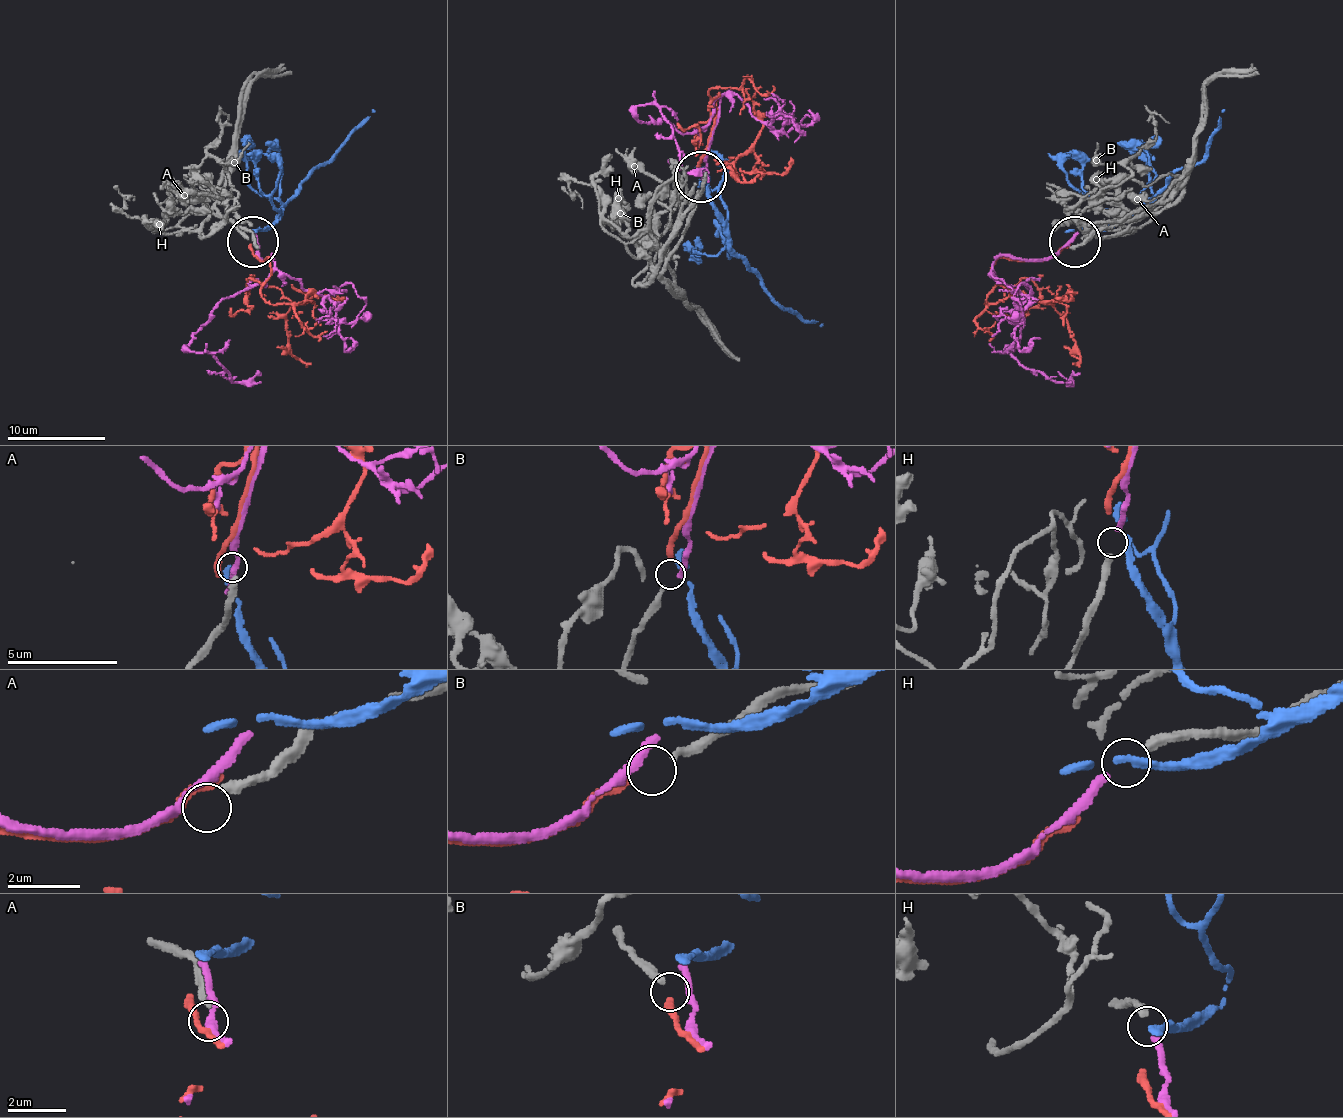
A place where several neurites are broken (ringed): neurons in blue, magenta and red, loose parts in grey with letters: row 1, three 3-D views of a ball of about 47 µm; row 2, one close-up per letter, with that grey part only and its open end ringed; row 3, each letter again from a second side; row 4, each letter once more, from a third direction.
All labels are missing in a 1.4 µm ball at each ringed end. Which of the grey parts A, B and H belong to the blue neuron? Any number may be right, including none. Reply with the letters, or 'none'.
none

